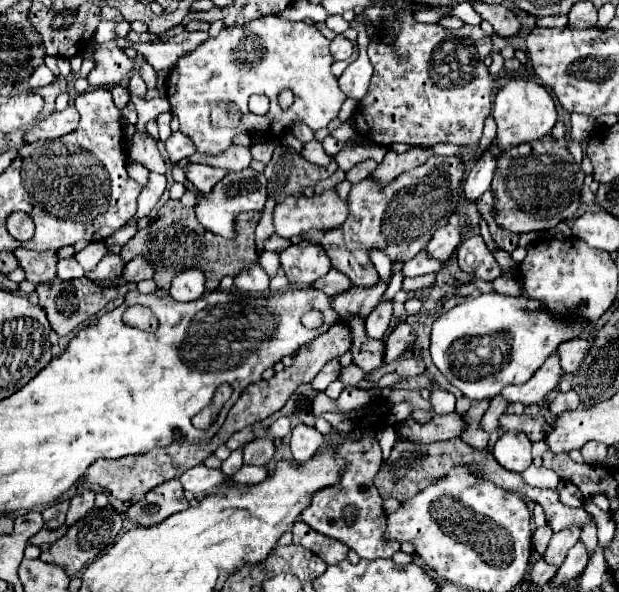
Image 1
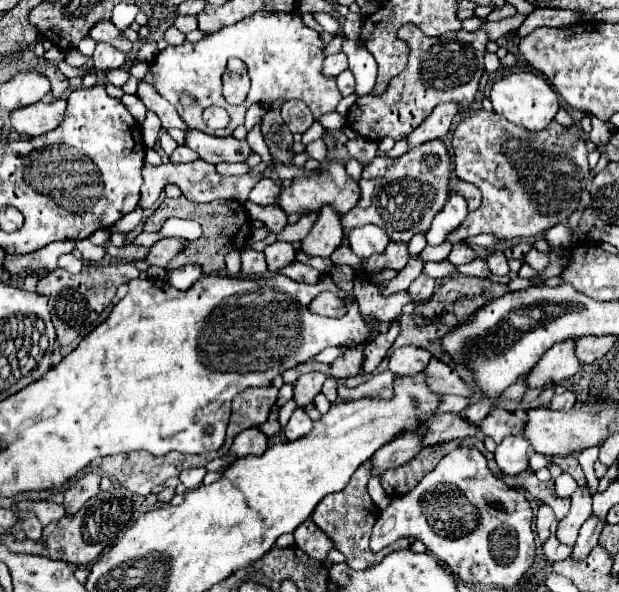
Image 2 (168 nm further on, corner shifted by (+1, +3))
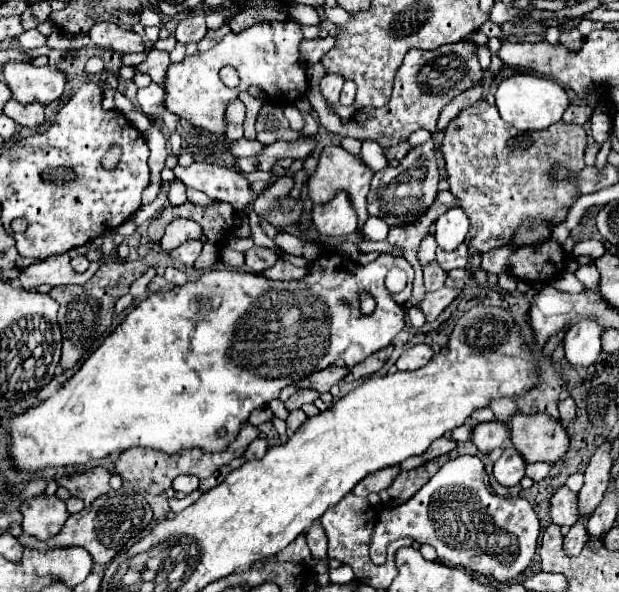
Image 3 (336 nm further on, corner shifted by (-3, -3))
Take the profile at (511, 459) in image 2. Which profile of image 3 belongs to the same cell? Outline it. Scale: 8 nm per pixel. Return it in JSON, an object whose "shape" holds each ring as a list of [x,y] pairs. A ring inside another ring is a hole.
{"shape":[[[507,447],[503,451],[503,455],[495,461],[493,475],[495,475],[497,483],[503,485],[503,487],[519,485],[519,481],[525,477],[525,461],[523,461],[523,457],[517,455],[517,451],[513,451],[513,447]]]}

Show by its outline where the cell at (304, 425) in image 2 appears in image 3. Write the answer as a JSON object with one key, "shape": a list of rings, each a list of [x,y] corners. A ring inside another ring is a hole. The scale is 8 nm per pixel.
{"shape":[[[301,409],[291,411],[291,413],[289,413],[289,417],[285,419],[285,423],[287,423],[287,437],[291,437],[291,435],[293,435],[293,431],[297,431],[297,429],[305,423],[305,419],[307,419],[307,415],[305,415]]]}

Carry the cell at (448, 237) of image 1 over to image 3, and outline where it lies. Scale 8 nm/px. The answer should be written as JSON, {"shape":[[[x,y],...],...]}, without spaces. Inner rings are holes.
{"shape":[[[479,99],[475,105],[463,109],[445,129],[445,137],[441,141],[441,153],[445,159],[447,183],[449,191],[459,199],[459,209],[463,209],[471,221],[469,235],[465,239],[467,245],[485,253],[495,247],[503,247],[511,243],[511,237],[517,225],[523,219],[547,219],[551,223],[561,223],[569,211],[569,207],[577,201],[577,185],[569,179],[559,181],[551,179],[549,171],[555,163],[567,167],[569,171],[581,171],[585,167],[583,153],[587,147],[587,133],[581,125],[559,121],[543,131],[519,131],[505,123],[495,105],[489,105],[485,99]]]}

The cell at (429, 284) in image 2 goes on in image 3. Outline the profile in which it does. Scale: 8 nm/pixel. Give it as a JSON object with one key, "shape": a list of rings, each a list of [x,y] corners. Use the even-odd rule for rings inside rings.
{"shape":[[[427,263],[427,267],[423,267],[423,273],[425,273],[425,287],[427,291],[435,291],[435,289],[441,289],[447,281],[447,273],[439,267],[439,263]]]}

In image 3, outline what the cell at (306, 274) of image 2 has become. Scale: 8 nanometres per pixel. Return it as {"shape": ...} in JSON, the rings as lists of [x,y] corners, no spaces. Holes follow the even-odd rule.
{"shape":[[[277,261],[273,267],[269,267],[267,271],[263,271],[263,275],[267,279],[275,279],[275,281],[293,281],[293,279],[303,279],[307,273],[305,267],[295,267],[289,261]]]}

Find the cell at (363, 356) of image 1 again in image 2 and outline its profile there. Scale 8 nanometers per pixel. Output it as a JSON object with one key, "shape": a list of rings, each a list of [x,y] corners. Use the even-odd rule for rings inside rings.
{"shape":[[[347,349],[343,355],[339,355],[333,363],[331,363],[331,371],[329,377],[353,377],[357,373],[361,373],[363,369],[363,351],[361,349]]]}

